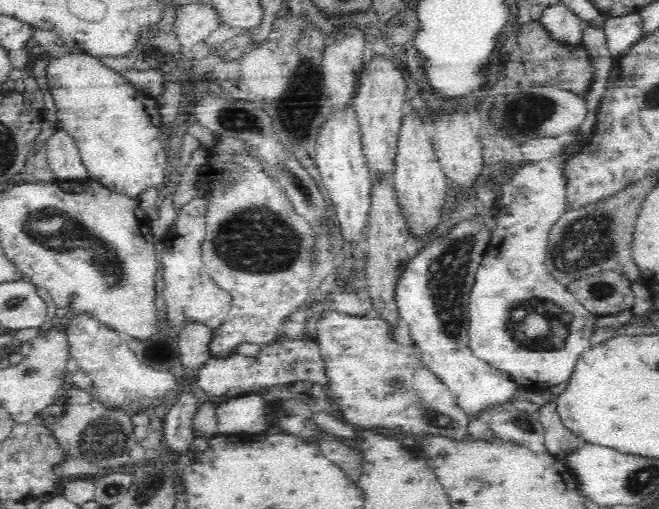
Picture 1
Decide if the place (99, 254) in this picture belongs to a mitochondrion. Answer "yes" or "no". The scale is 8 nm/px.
yes

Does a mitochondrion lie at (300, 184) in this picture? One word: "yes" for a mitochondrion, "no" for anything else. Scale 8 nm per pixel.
yes

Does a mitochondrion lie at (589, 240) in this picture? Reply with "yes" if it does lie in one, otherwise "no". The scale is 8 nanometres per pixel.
yes

